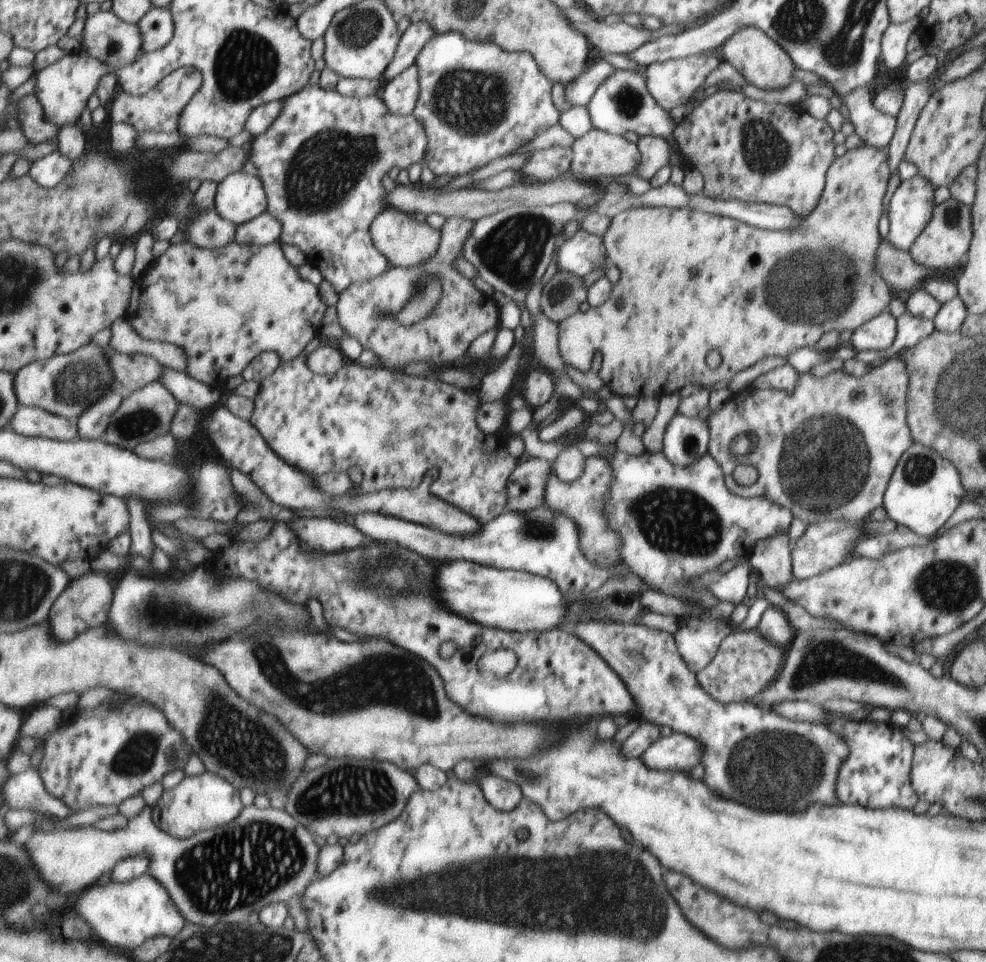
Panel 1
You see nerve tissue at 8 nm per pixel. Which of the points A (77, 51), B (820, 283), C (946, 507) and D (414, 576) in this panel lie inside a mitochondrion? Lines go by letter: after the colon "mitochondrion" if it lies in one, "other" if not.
A: other
B: mitochondrion
C: other
D: mitochondrion

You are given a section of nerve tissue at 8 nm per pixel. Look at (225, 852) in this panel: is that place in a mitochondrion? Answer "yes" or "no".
yes

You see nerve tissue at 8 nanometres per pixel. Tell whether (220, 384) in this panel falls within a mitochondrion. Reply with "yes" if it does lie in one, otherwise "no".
no

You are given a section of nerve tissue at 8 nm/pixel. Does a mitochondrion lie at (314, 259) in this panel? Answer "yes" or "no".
no

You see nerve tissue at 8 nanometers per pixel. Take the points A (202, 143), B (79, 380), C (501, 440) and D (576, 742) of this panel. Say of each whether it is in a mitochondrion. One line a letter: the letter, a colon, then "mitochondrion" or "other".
A: other
B: mitochondrion
C: other
D: other

